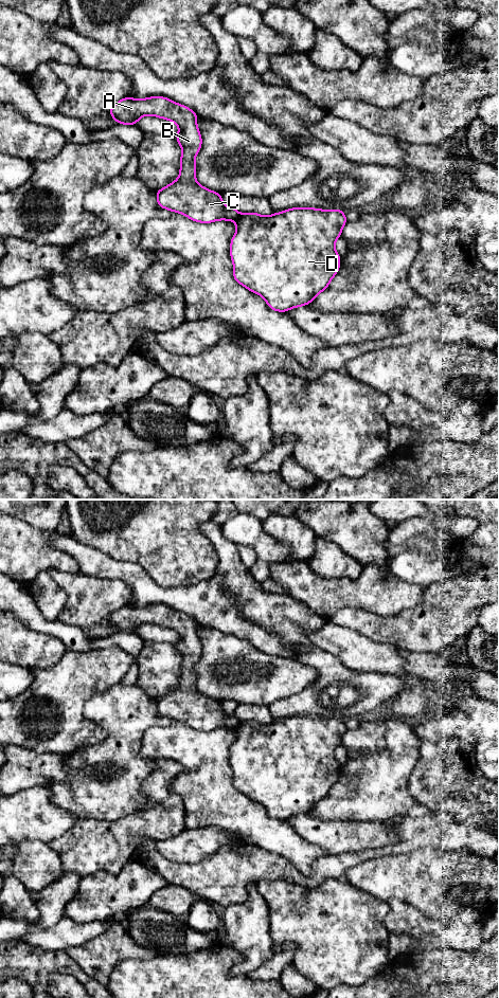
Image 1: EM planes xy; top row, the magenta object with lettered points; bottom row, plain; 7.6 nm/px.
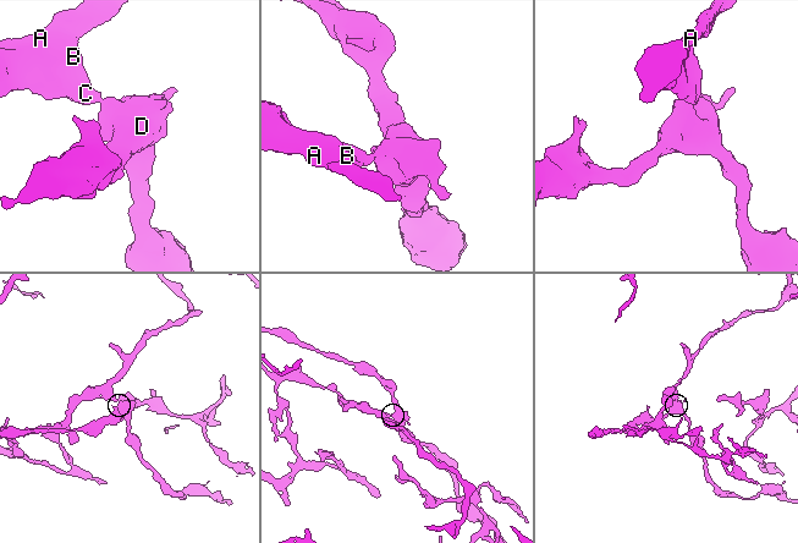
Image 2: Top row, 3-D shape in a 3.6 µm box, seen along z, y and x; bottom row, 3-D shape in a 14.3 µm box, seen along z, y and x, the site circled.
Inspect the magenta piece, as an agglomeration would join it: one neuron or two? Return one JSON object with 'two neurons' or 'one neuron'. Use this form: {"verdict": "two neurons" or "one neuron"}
{"verdict": "two neurons"}

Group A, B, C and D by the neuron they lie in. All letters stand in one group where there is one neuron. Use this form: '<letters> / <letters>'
A B C / D

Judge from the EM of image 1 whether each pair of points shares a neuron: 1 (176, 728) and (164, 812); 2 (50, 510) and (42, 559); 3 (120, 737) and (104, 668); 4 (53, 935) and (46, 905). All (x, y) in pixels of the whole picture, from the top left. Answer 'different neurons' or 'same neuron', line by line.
1: different neurons
2: different neurons
3: different neurons
4: different neurons

